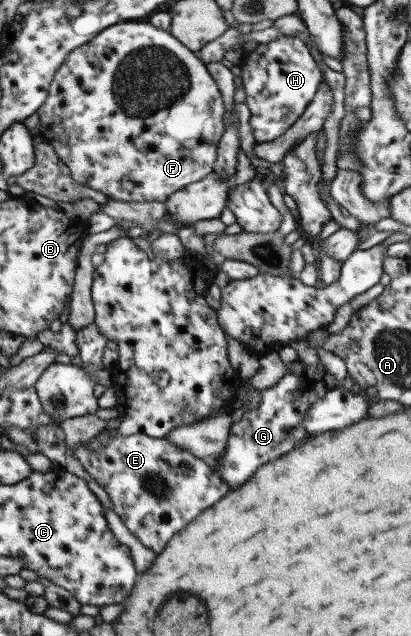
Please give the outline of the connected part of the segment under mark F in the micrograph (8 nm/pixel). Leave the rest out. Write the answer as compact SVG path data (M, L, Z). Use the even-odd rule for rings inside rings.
M123 21L120 24L109 26L96 38L73 50L63 65L57 70L49 88L49 94L38 108L40 117L39 135L44 142L49 143L61 161L69 167L71 177L75 181L90 186L107 195L109 200L119 200L128 203L157 201L165 203L171 194L183 190L192 182L203 180L213 173L216 160L217 146L226 130L228 115L225 111L225 102L213 77L195 52L184 46L179 39L172 36L169 31L160 30L149 22Z

